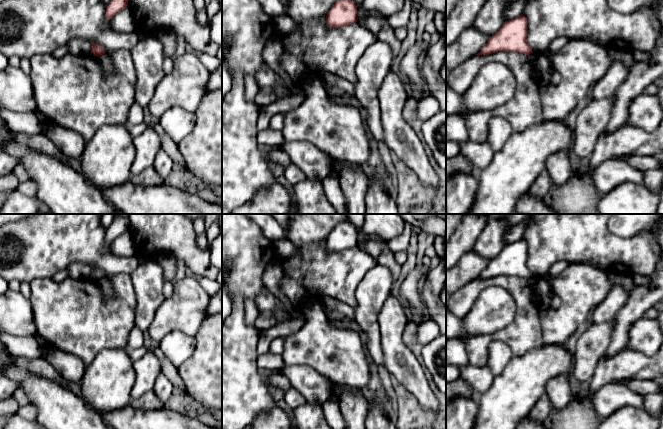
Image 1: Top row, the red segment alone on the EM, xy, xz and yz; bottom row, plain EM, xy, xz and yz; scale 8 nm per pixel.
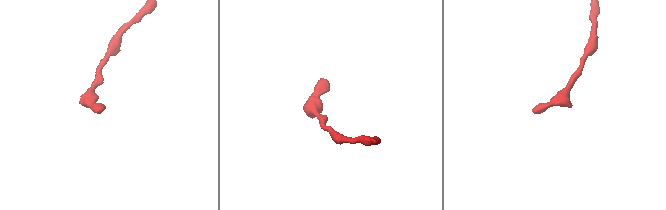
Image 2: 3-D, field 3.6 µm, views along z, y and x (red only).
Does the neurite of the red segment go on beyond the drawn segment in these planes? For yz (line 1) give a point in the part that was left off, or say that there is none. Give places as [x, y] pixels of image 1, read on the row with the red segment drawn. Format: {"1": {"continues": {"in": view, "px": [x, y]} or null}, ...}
{"1": {"continues": null}}

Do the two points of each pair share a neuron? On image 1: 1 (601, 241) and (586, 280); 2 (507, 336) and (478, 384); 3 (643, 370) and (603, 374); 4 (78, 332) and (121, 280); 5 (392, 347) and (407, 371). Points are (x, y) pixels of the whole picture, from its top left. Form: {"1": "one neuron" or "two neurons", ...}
{"1": "two neurons", "2": "two neurons", "3": "one neuron", "4": "one neuron", "5": "one neuron"}

